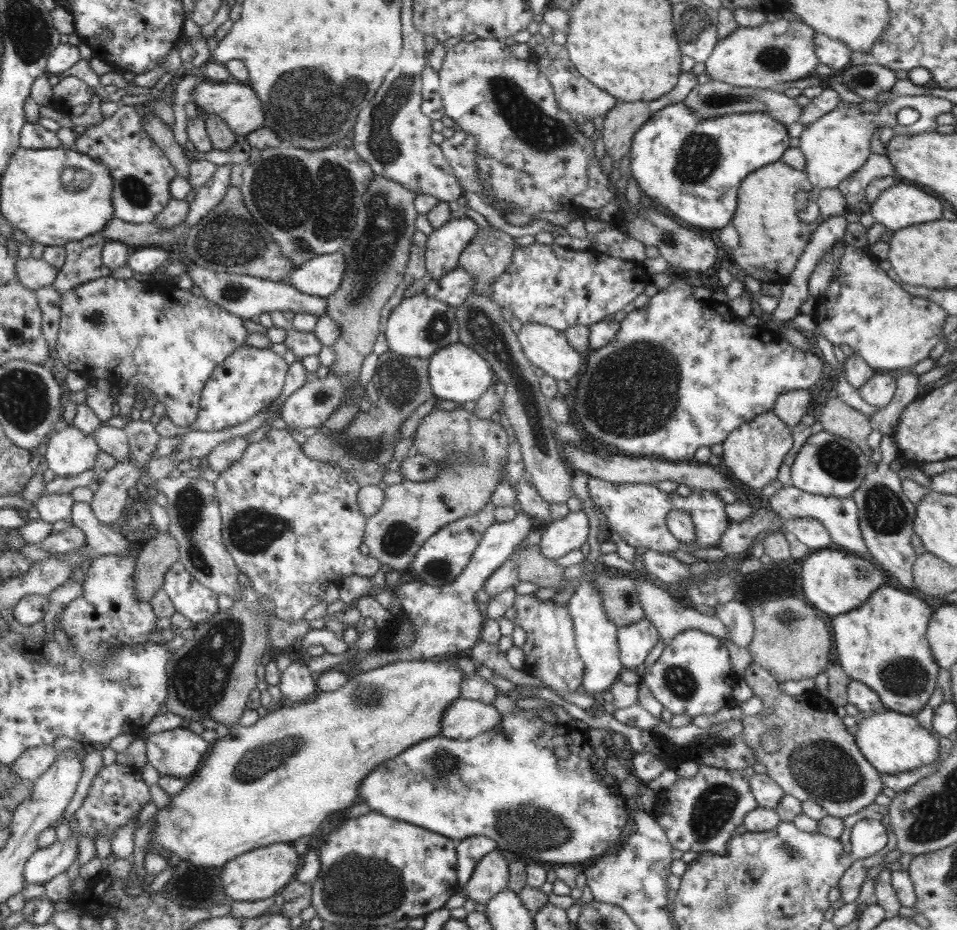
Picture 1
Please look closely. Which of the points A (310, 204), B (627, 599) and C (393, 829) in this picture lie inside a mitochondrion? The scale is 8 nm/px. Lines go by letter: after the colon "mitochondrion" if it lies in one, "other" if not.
A: mitochondrion
B: mitochondrion
C: other

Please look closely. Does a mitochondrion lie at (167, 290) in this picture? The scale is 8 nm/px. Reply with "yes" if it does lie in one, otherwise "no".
no

